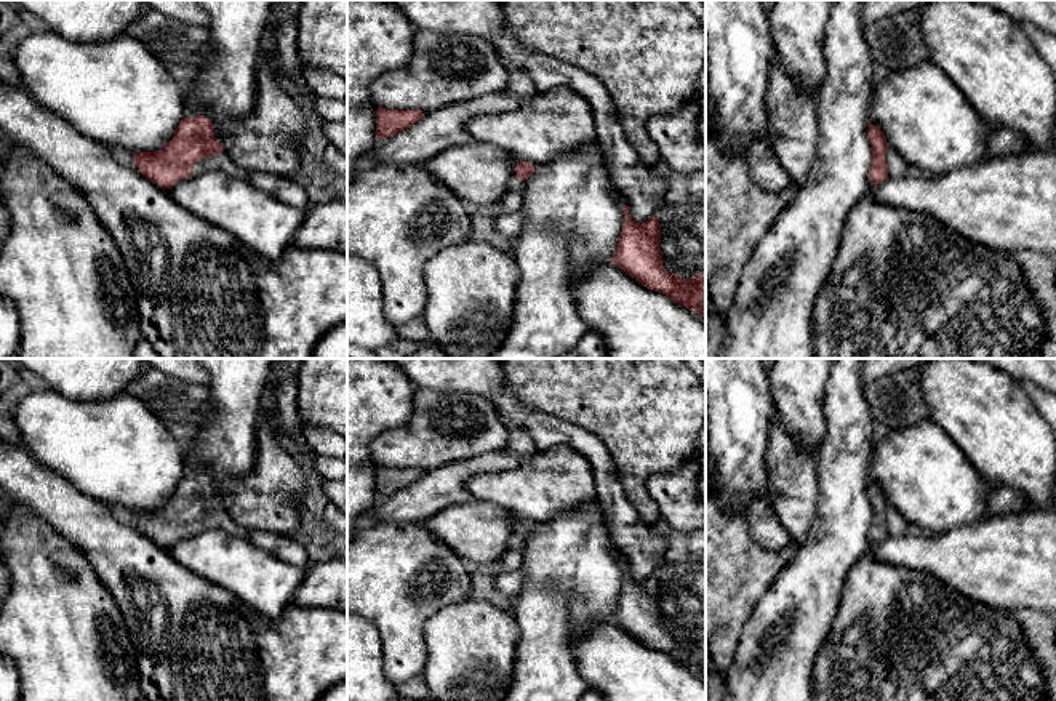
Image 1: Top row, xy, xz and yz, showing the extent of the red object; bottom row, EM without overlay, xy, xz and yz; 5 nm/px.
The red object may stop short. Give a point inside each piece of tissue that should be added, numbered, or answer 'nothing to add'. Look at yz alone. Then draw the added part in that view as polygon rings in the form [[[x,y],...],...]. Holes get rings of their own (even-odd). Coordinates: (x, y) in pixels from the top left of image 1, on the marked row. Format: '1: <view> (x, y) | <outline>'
nothing to add

